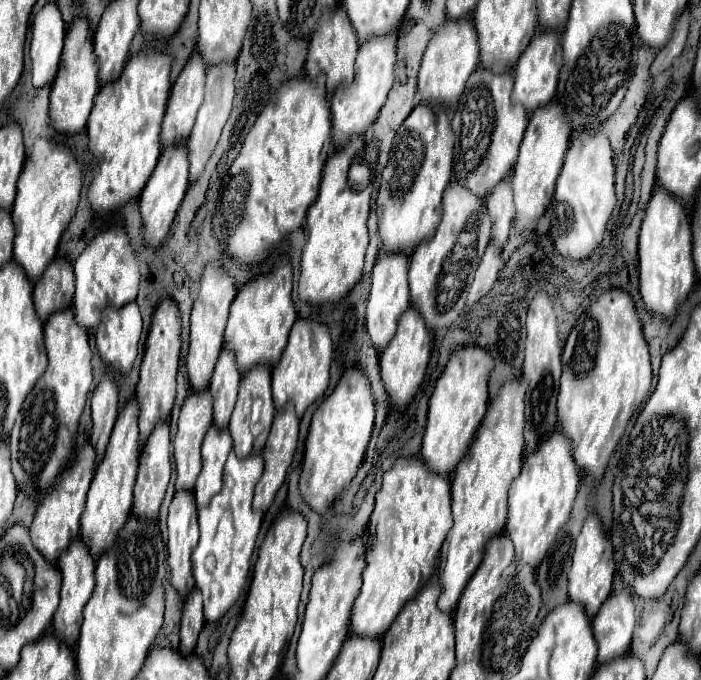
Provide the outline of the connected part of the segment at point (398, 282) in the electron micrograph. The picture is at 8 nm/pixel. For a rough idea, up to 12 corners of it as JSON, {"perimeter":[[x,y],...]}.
{"perimeter":[[380,254],[366,310],[382,352],[410,306],[408,254]]}

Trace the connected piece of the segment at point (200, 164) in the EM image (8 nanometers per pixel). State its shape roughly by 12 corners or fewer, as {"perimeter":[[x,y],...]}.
{"perimeter":[[234,64],[210,66],[186,142],[190,182],[212,156],[234,100]]}

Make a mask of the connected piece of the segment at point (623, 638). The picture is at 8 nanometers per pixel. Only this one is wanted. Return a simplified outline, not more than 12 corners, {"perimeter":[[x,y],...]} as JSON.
{"perimeter":[[612,594],[592,620],[598,662],[628,652],[636,616],[632,596]]}

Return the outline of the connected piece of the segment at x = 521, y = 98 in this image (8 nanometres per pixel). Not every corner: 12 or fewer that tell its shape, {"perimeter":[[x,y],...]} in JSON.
{"perimeter":[[538,30],[514,70],[528,114],[556,94],[560,34]]}

